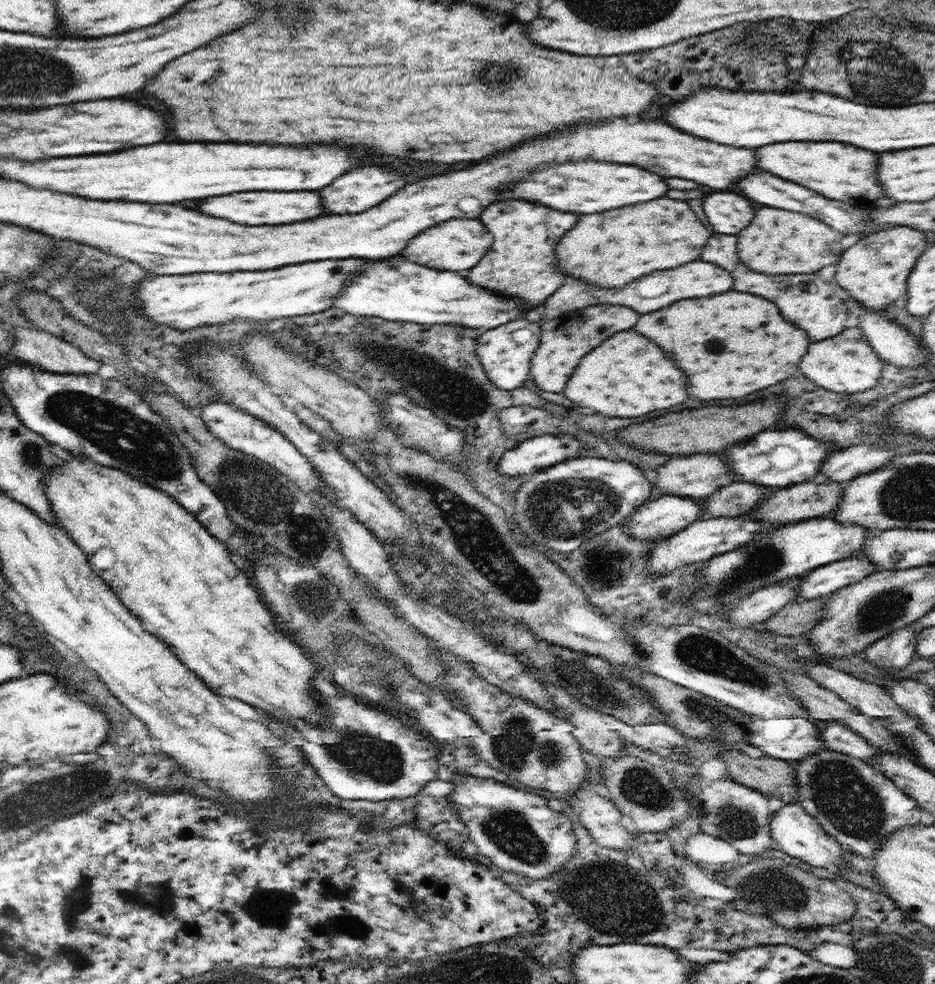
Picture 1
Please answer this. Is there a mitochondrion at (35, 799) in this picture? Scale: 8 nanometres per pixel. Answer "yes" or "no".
yes

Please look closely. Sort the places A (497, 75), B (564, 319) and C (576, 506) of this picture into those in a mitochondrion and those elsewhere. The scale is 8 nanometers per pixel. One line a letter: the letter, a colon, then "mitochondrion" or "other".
A: mitochondrion
B: other
C: mitochondrion

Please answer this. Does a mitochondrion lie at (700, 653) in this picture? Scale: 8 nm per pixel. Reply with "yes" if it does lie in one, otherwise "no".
yes

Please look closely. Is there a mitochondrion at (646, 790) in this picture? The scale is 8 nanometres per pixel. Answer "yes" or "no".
yes

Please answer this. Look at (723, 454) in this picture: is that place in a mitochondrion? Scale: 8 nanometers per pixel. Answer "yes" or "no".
no

